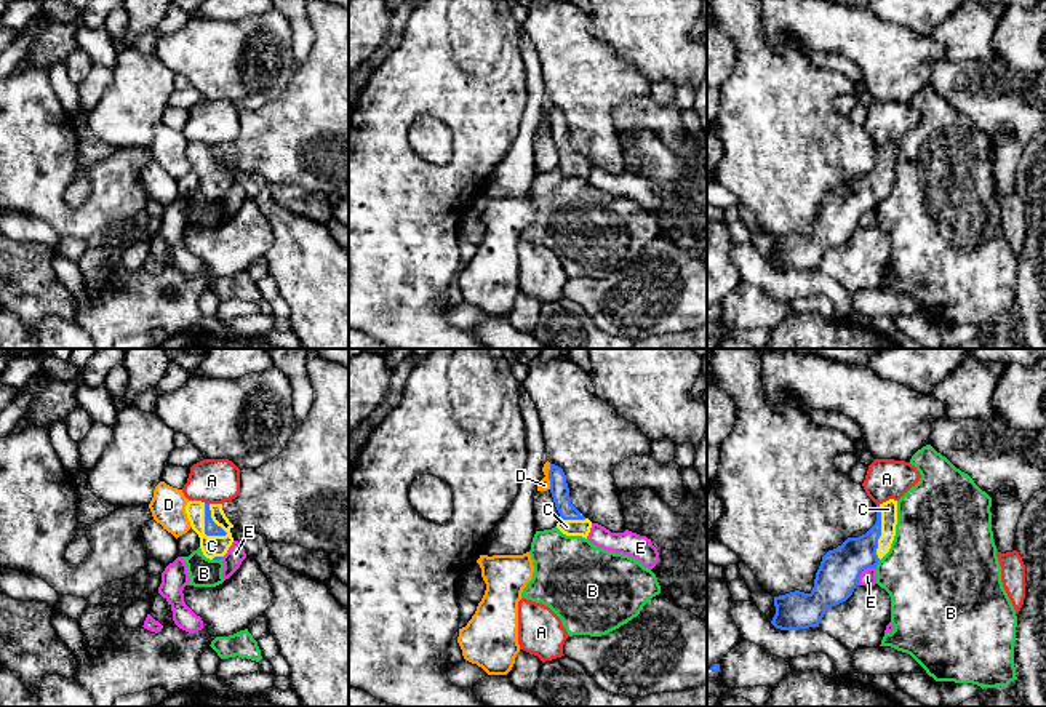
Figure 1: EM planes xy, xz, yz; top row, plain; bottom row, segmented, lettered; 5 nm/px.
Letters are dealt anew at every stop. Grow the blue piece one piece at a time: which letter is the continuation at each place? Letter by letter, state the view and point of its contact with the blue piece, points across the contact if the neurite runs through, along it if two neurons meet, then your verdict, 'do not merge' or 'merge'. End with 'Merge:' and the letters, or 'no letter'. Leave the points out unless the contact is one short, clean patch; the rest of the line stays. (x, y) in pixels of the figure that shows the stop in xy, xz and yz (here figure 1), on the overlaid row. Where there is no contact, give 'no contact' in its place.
A: contact xy (205, 503); border xy (205, 501), (208, 504); do not merge
B: contact yz (877, 563); border yz (880, 560), (875, 567); do not merge
C: contact xy (205, 528); way xy (211, 528), (205, 528), (211, 546); merge
D: contact xz (549, 477); border xz (550, 464), (549, 488); do not merge
E: contact yz (862, 570); do not merge
Merge: C

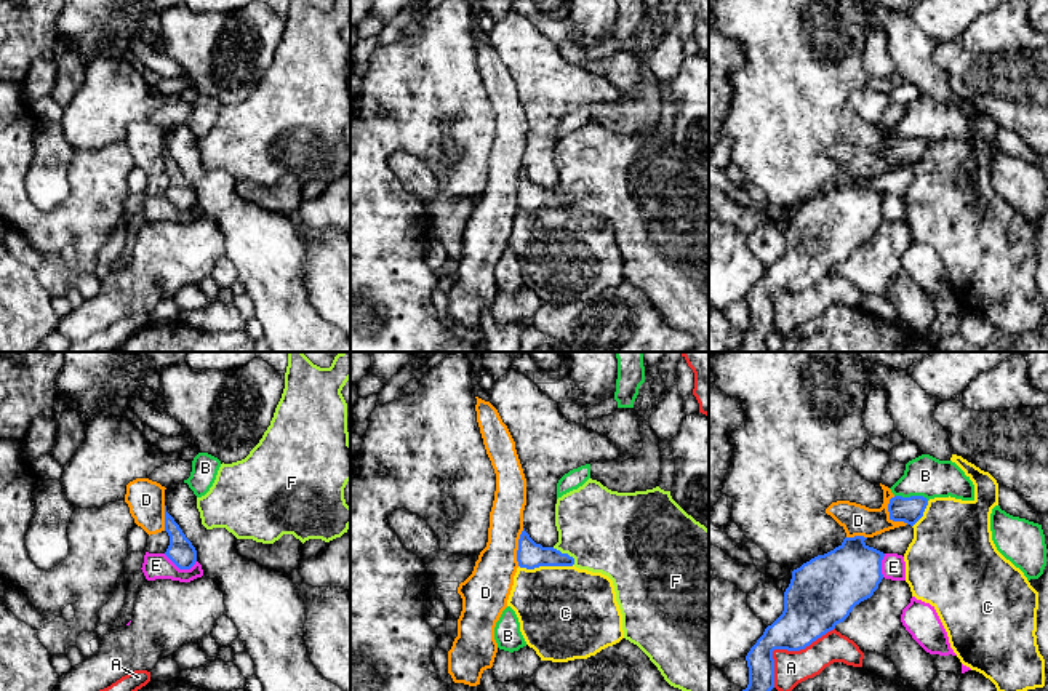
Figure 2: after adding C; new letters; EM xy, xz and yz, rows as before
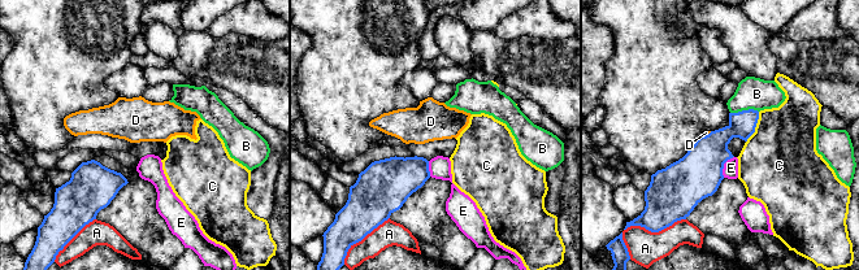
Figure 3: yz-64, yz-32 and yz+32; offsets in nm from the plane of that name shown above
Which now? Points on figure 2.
A: contact yz (786, 648); do not merge
B: contact yz (912, 496); border yz (895, 495), (925, 496), (928, 499); do not merge
C: contact xz (546, 565); border xz (573, 563), (540, 565), (533, 568), (519, 567); do not merge
D: contact yz (890, 515); border yz (892, 496), (888, 515), (893, 520), (908, 523); do not merge
E: contact xy (180, 568); do not merge
F: contact xz (565, 554); way xz (530, 555), (565, 554), (605, 531); merge
Merge: F

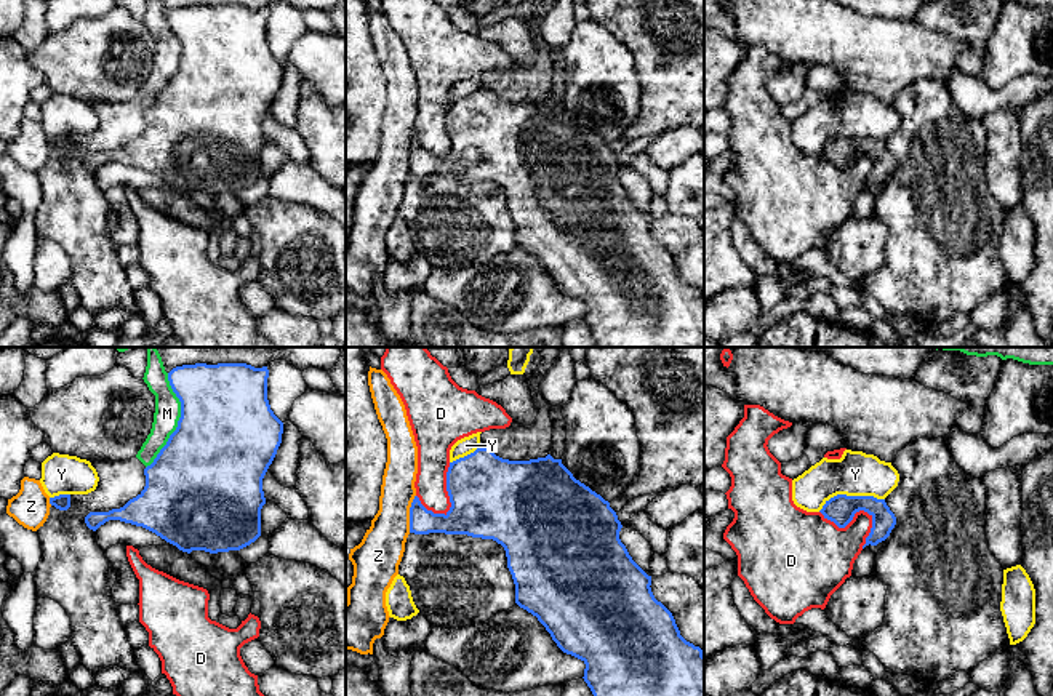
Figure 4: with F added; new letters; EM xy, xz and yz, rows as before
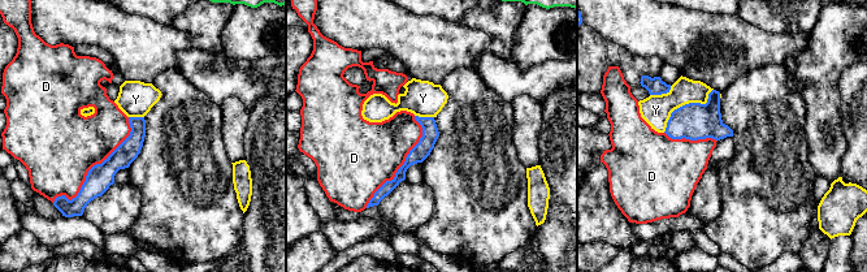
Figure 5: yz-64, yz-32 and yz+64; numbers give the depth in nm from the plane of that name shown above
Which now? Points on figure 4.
D: contact yz (860, 509); do not merge
M: contact xy (178, 421); do not merge
Y: contact yz (850, 496); do not merge
Z: contact xz (410, 514); do not merge
Merge: no letter

